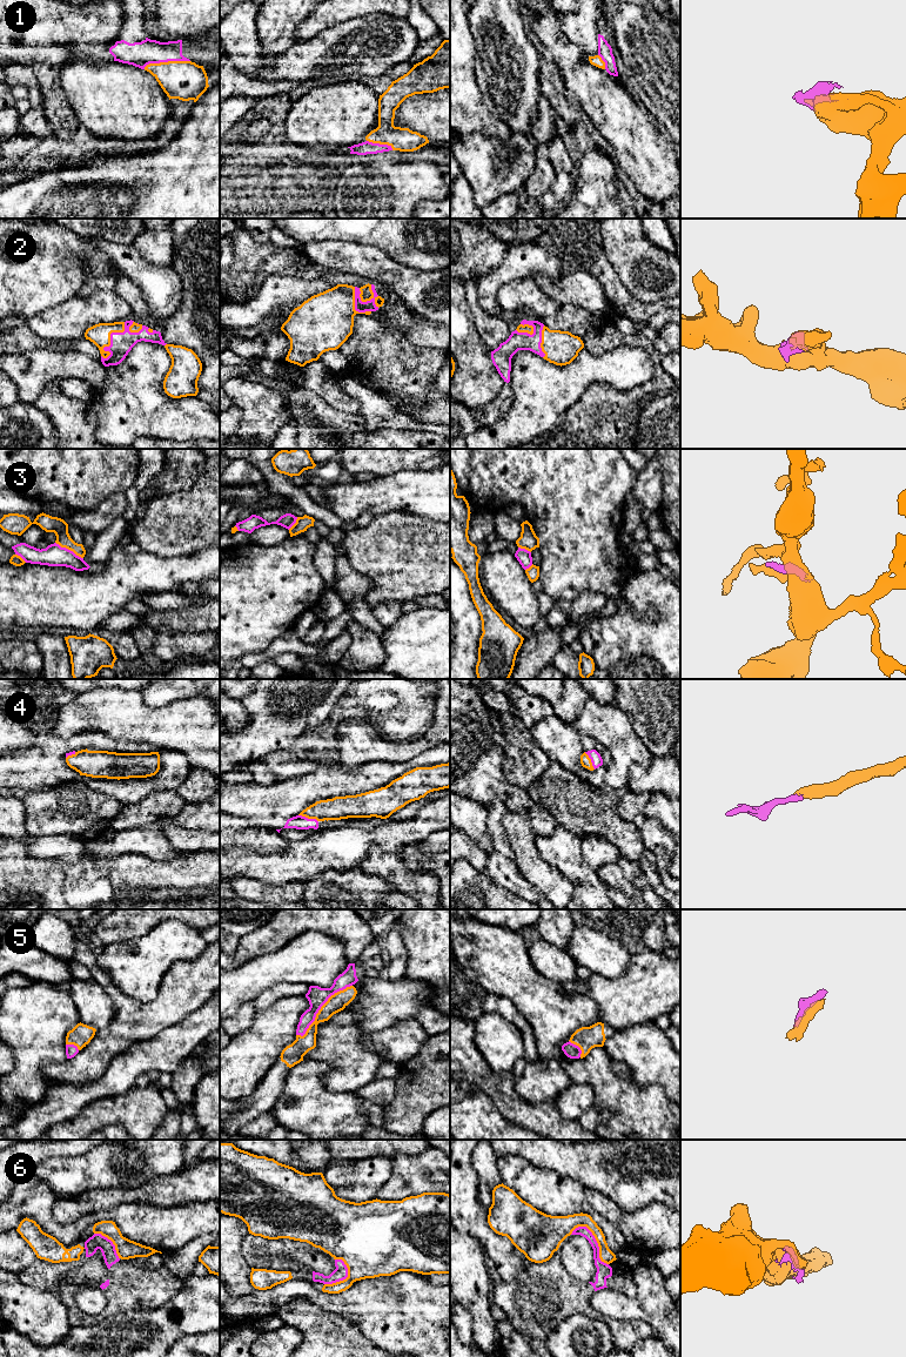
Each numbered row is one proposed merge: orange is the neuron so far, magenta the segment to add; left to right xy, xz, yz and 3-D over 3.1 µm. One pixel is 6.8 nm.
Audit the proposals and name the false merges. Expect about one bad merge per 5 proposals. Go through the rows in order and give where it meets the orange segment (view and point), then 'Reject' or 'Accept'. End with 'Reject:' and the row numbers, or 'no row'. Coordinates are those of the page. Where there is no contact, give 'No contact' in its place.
1: Touches orange at xy (166, 62). Accept
2: Touches orange at xy (109, 338). Accept
3: Touches orange at xy (69, 549). Reject
4: Touches orange at xz (308, 818). Accept
5: Touches orange at xz (321, 1008). Accept
6: Touches orange at yz (597, 1242). Reject
Reject: 3, 6

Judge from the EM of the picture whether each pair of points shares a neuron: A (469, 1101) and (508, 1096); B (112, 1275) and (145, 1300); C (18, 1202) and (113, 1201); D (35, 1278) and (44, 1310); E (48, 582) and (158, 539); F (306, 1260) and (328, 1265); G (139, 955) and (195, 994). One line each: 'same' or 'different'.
A: different
B: same
C: different
D: different
E: different
F: same
G: different

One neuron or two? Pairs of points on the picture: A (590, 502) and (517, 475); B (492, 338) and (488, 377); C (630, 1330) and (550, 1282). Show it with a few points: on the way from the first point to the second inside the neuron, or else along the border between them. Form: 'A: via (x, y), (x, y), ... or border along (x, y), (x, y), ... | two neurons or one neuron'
A: via (572, 484), (563, 475), (535, 475) | one neuron
B: border along (475, 327), (480, 338), (491, 350) | two neurons
C: via (610, 1322), (591, 1314), (570, 1296) | one neuron

